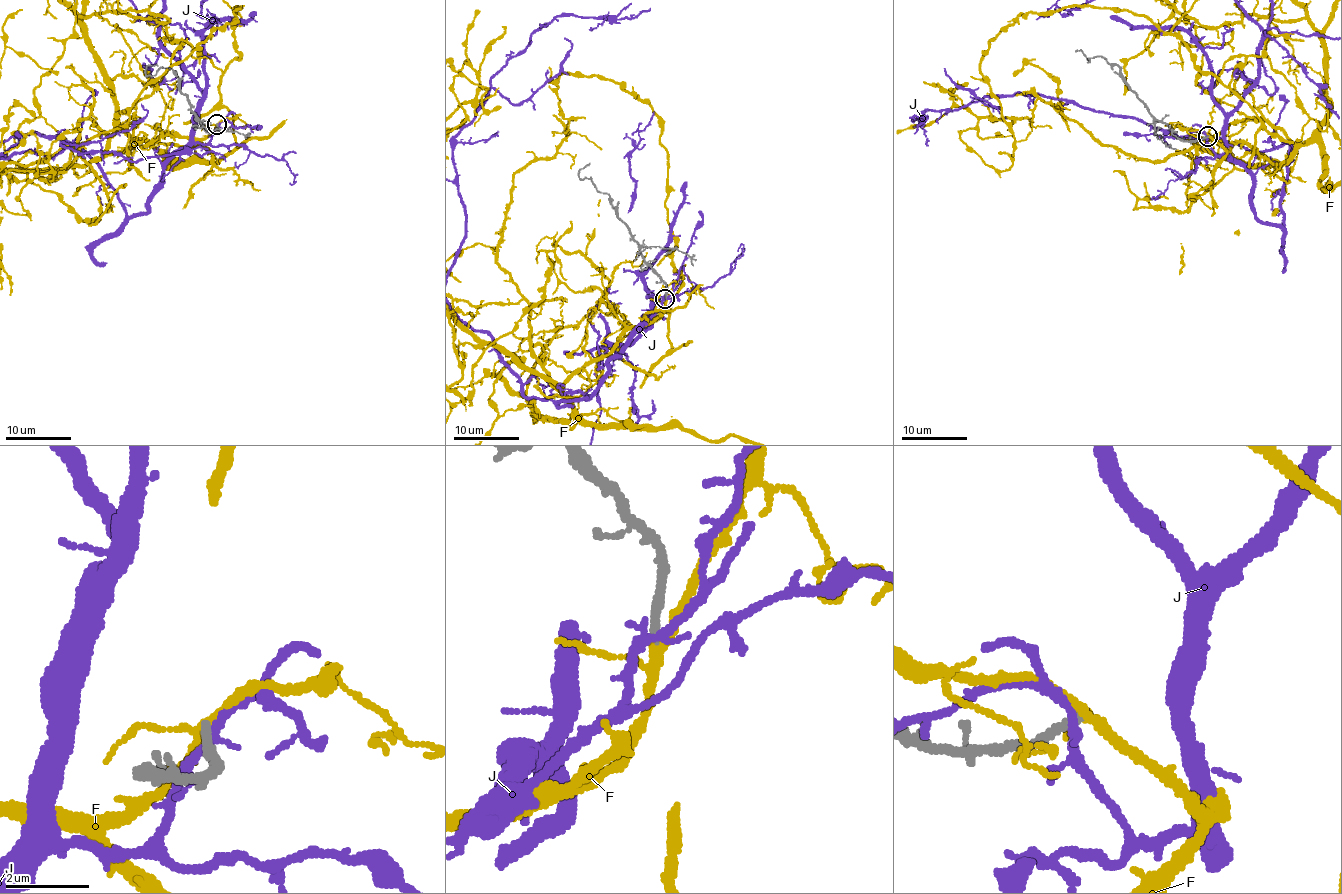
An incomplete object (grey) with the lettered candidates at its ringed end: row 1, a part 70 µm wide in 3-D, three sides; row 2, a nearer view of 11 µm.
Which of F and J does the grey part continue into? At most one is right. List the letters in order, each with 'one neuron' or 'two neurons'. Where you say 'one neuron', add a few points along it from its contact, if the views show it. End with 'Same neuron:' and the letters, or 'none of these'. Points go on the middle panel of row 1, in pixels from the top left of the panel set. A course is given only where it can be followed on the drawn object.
F: one neuron | via (665, 299), (538, 412), (562, 327), (681, 280), (660, 117), (562, 73), (585, 118)
J: two neurons
Same neuron: F

